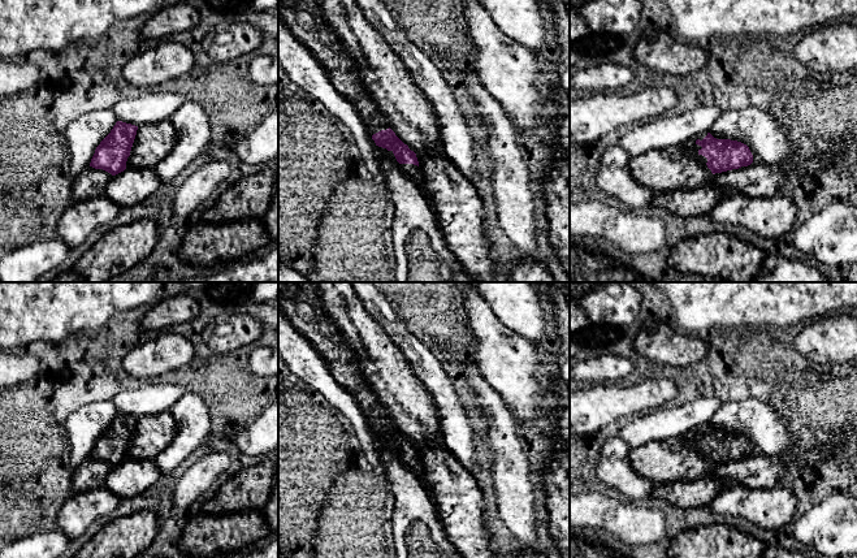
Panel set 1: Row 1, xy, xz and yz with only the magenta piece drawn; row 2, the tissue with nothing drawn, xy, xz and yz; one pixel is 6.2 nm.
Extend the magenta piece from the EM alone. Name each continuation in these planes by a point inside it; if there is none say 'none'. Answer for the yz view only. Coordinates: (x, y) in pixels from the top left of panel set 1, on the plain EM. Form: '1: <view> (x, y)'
1: yz (689, 440)

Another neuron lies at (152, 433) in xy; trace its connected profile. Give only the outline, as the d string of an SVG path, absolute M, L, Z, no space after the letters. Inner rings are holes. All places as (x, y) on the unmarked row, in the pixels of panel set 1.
M170 410L139 418L126 459L155 459L172 442L174 434L176 421Z

